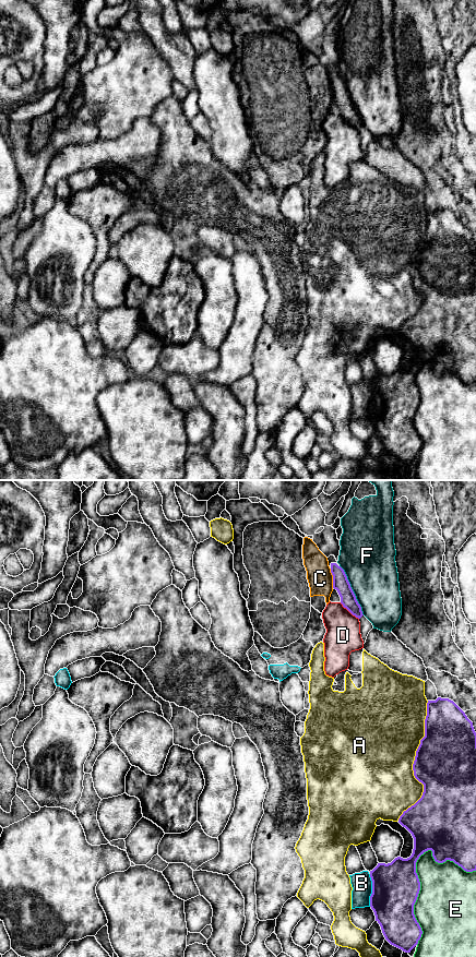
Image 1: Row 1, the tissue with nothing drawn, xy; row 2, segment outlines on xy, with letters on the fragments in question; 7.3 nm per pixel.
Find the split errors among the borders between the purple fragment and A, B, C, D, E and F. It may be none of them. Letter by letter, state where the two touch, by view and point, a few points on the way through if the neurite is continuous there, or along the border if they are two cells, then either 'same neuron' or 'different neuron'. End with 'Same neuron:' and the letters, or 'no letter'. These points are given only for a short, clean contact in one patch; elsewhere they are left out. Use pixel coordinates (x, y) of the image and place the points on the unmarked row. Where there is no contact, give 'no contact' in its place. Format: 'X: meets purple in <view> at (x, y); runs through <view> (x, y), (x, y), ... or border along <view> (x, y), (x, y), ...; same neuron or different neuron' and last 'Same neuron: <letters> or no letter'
A: meets purple in xy at (414, 273); different neuron
B: meets purple in xy at (372, 402); different neuron
C: meets purple in xy at (333, 90); border along xy (330, 80), (333, 98); different neuron
D: meets purple in xy at (349, 122); different neuron
E: meets purple in xy at (417, 406); different neuron
F: meets purple in xy at (352, 102); different neuron
Same neuron: no letter

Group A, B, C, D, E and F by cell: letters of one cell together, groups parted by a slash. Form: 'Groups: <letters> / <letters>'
Groups: A / B C / D / E / F

